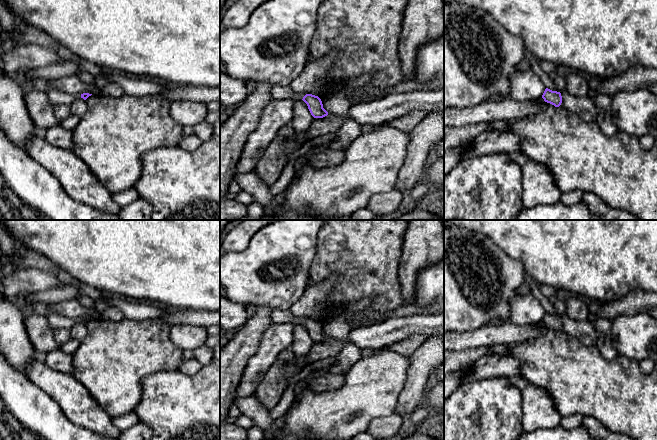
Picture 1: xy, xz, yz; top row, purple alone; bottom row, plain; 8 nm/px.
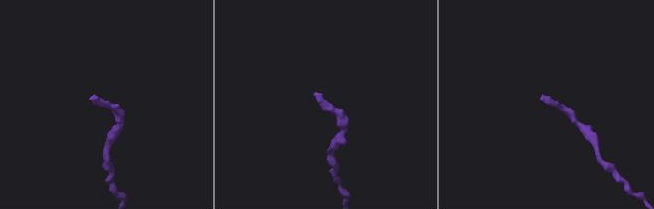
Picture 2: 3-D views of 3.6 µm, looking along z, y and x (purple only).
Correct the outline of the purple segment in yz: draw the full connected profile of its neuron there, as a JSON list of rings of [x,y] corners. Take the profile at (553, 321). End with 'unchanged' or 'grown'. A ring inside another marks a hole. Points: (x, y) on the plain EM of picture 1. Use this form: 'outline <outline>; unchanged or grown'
outline [[[548,312],[545,313],[542,322],[545,326],[550,327],[555,331],[559,331],[562,327],[561,317],[557,315],[552,315]]]; unchanged

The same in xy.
outline [[[31,301],[31,308],[34,313],[45,316],[50,324],[52,329],[70,329],[77,322],[83,322],[86,324],[92,318],[83,317],[83,318],[66,318],[62,315],[59,315],[56,312],[51,312],[46,303],[35,303]]]; grown

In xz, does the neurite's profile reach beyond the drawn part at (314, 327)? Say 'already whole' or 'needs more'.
needs more

